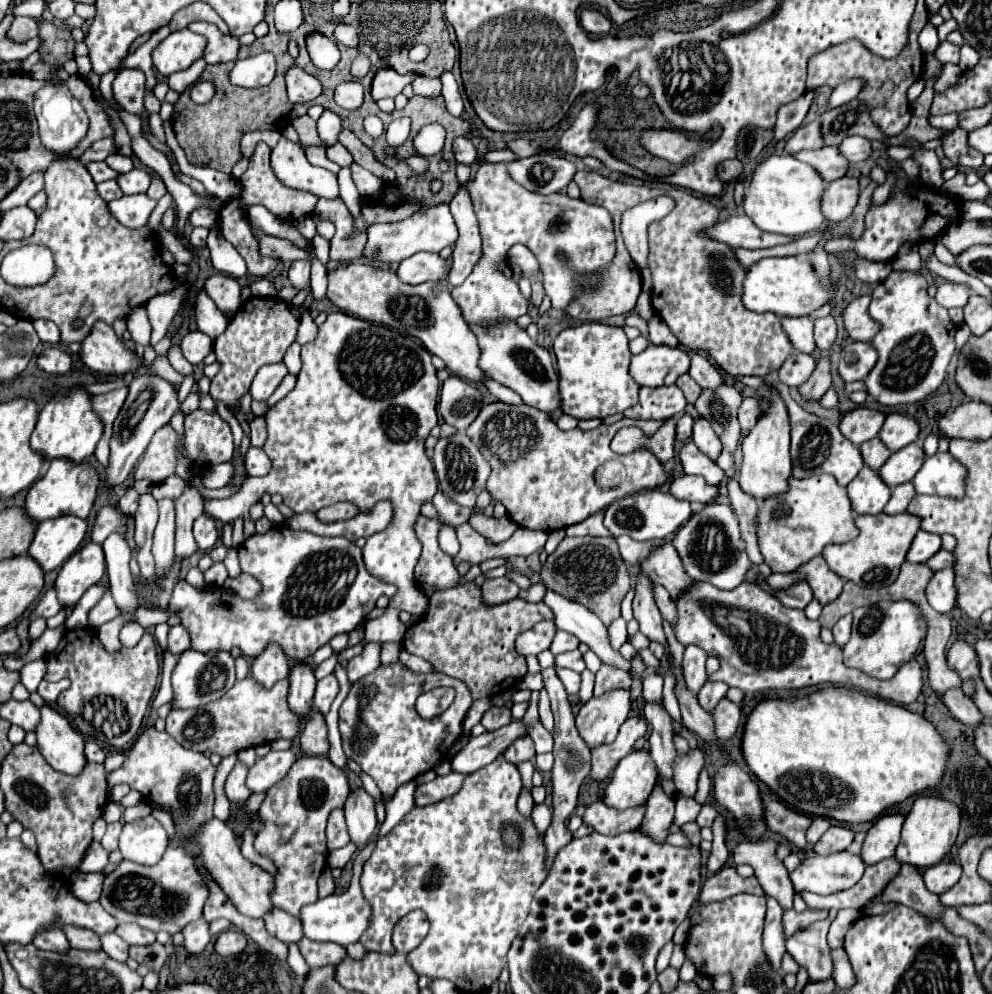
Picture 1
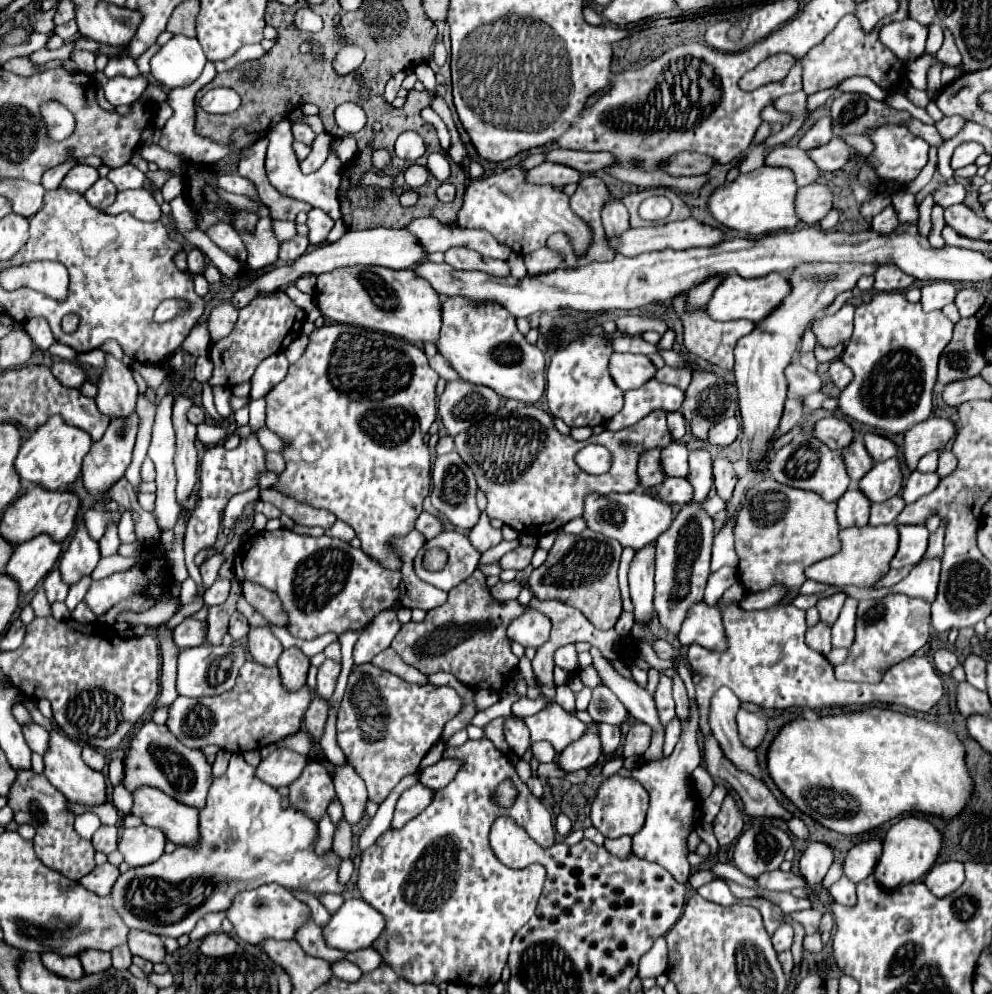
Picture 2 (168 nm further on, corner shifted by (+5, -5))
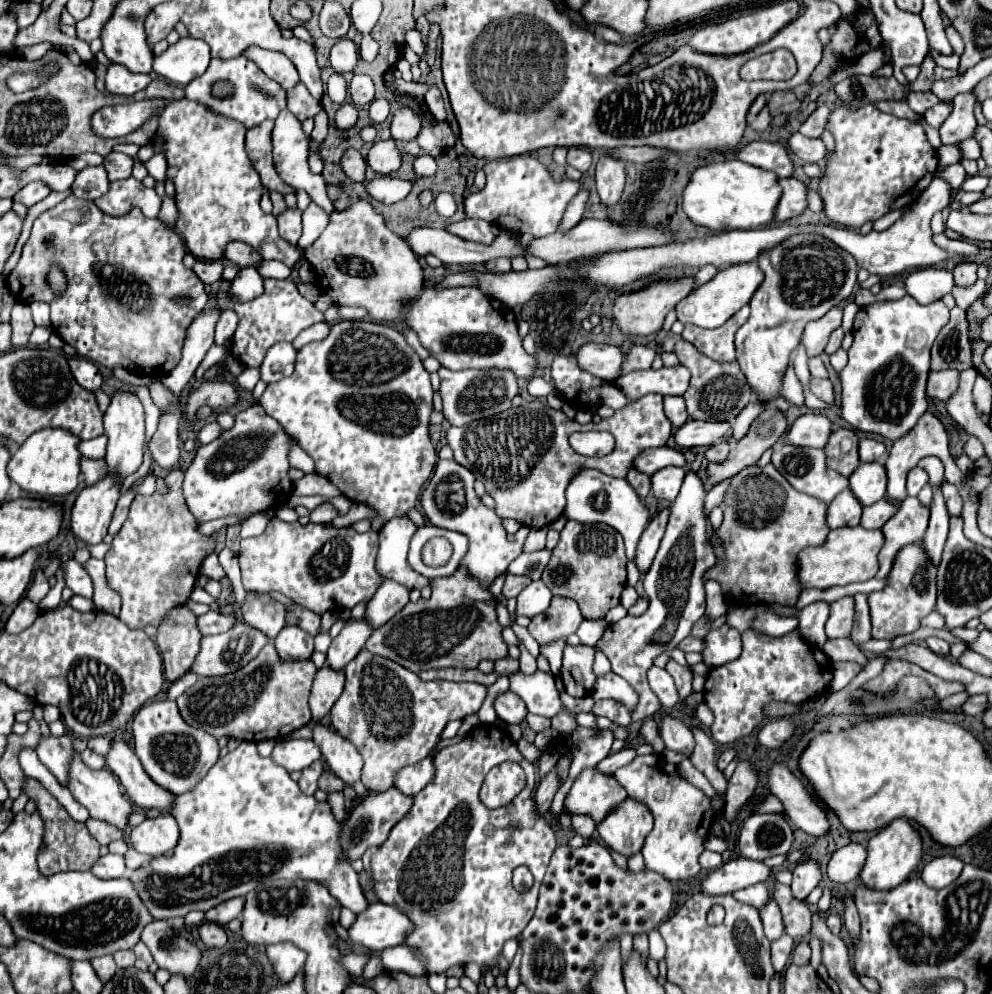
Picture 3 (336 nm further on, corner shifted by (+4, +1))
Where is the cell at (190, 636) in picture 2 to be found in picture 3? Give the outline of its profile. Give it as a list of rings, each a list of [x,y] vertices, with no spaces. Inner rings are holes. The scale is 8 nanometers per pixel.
[[[210,610],[208,614],[200,616],[198,622],[200,622],[200,632],[202,632],[204,636],[208,636],[208,634],[228,632],[228,630],[238,622],[238,618],[236,618],[236,614],[232,614],[232,612],[230,612],[230,614],[224,614],[224,612],[214,612],[214,610]]]

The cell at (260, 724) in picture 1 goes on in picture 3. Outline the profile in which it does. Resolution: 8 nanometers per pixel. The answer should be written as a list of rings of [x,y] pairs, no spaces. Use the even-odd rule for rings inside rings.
[[[270,642],[244,668],[226,676],[200,678],[176,702],[190,726],[202,728],[216,738],[232,736],[248,742],[280,738],[310,722],[308,696],[314,674],[312,660],[282,660]]]

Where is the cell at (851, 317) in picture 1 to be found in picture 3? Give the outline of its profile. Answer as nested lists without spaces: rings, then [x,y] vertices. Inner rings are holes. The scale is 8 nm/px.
[[[836,306],[828,314],[824,314],[820,320],[814,320],[814,322],[810,322],[806,326],[806,330],[802,334],[802,344],[806,348],[808,358],[820,356],[824,352],[824,346],[828,342],[828,336],[840,324],[842,324],[842,308]]]

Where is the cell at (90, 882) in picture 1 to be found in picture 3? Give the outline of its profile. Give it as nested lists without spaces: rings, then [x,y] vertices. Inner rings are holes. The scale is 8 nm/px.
[[[106,854],[102,856],[94,866],[92,866],[92,874],[98,878],[120,878],[126,874],[126,864],[124,864],[124,856],[120,854]]]

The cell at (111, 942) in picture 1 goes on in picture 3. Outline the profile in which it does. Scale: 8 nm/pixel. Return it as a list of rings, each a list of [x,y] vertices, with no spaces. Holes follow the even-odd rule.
[[[120,950],[120,952],[116,952],[116,954],[114,954],[114,960],[116,960],[118,968],[130,968],[130,966],[134,966],[134,962],[136,962],[132,950]]]

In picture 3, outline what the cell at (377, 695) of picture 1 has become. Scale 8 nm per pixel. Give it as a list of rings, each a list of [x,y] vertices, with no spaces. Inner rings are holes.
[[[362,650],[346,668],[346,688],[342,698],[332,706],[330,724],[354,746],[364,758],[362,784],[370,792],[392,788],[392,774],[400,766],[424,760],[440,742],[440,734],[450,720],[476,714],[486,698],[486,686],[476,682],[424,682],[404,666],[368,654]]]

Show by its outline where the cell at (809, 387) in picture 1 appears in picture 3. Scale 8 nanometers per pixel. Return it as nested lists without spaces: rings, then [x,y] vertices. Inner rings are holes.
[[[768,406],[760,418],[750,426],[748,434],[736,442],[724,462],[710,462],[706,468],[706,482],[704,488],[710,490],[718,482],[730,480],[734,474],[744,470],[746,466],[752,466],[760,460],[760,456],[772,448],[786,432],[788,424],[782,412],[778,412],[774,406]]]

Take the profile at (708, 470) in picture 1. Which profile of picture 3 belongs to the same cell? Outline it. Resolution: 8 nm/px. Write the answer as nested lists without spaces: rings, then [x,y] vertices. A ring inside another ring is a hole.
[[[668,446],[648,448],[648,450],[642,450],[632,462],[634,470],[638,470],[642,474],[648,474],[648,476],[652,476],[654,472],[658,472],[666,466],[686,466],[682,450],[668,448]]]

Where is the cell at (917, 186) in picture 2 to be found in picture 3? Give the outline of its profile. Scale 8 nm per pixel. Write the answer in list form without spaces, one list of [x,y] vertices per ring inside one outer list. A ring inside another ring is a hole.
[[[936,104],[936,106],[932,106],[932,108],[928,108],[928,110],[924,112],[924,120],[926,120],[930,126],[940,128],[940,124],[950,116],[950,112],[952,112],[952,106],[950,106],[950,104]]]

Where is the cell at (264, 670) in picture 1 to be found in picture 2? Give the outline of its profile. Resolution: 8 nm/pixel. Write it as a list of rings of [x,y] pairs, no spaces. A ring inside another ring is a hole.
[[[251,628],[249,636],[247,636],[247,650],[257,664],[271,668],[271,666],[277,666],[283,646],[271,634],[269,628]]]

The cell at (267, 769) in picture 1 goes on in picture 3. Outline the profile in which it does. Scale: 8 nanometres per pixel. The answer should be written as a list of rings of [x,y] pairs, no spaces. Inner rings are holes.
[[[304,738],[278,740],[278,744],[274,746],[274,752],[272,752],[272,760],[276,764],[284,766],[288,772],[304,770],[320,758],[322,758],[320,748],[312,740],[304,740]]]

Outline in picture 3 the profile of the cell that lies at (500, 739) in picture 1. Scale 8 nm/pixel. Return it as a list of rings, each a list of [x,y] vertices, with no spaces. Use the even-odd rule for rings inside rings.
[[[424,758],[414,766],[400,768],[398,774],[394,776],[394,788],[400,790],[402,794],[414,796],[432,780],[432,774],[434,774],[434,762],[432,758]]]

